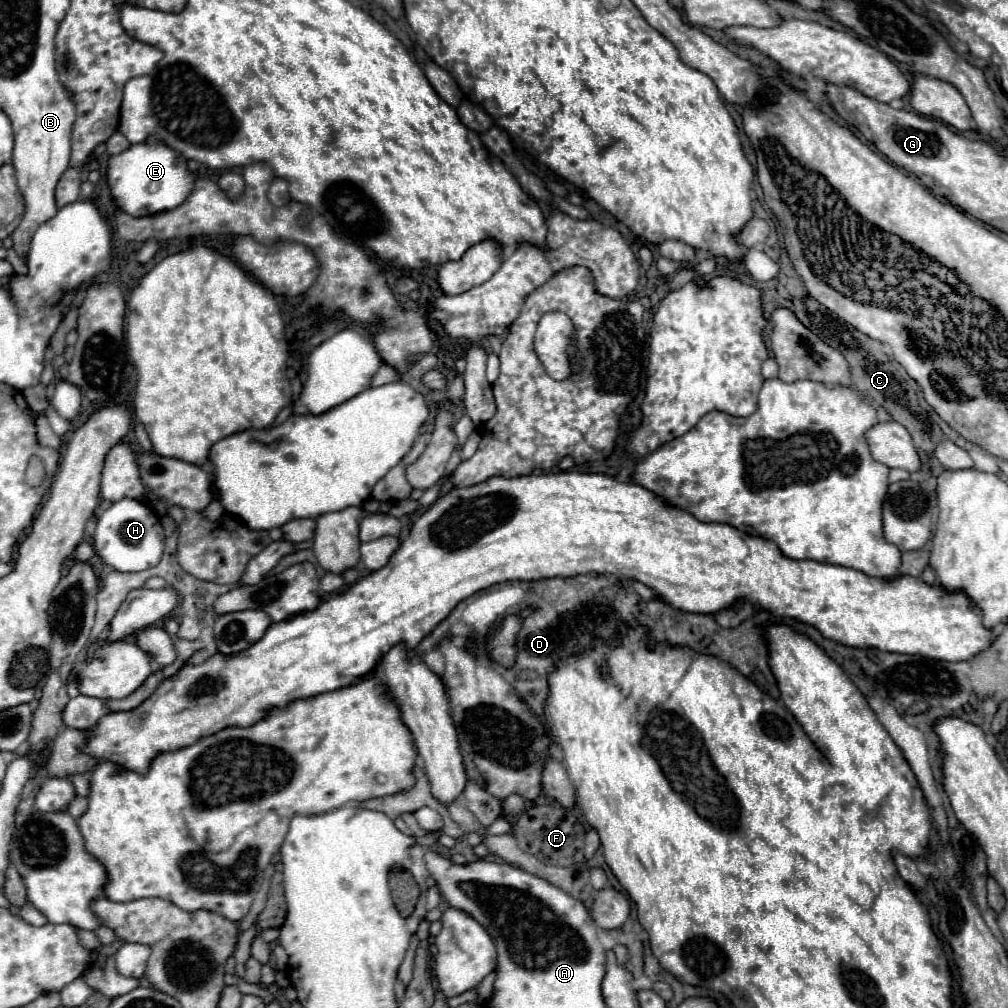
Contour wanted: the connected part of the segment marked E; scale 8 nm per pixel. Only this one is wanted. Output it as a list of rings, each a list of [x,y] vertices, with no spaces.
[[[155,137],[147,139],[147,143],[131,145],[127,151],[109,157],[107,161],[107,181],[115,205],[129,215],[151,215],[151,211],[169,211],[187,199],[191,193],[193,181],[187,171],[187,161],[181,159],[177,151],[171,147],[163,147]]]

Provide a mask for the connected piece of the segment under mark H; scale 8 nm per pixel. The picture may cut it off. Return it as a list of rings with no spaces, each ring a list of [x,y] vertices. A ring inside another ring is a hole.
[[[137,499],[115,501],[97,519],[93,547],[97,555],[103,559],[103,563],[117,571],[143,571],[147,567],[155,567],[161,559],[163,545],[165,535],[161,533],[159,517]]]

